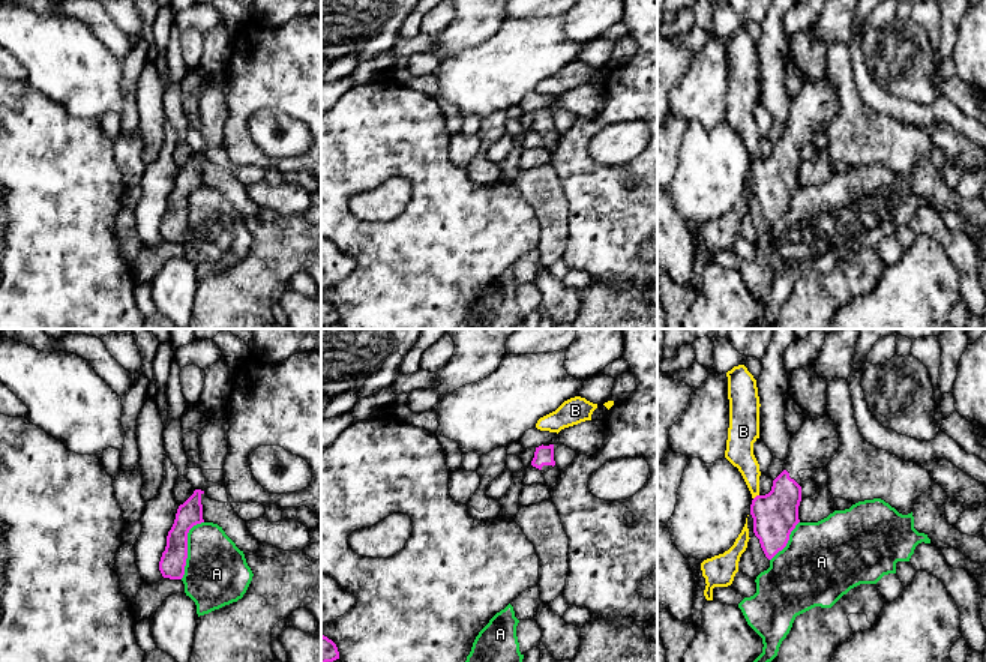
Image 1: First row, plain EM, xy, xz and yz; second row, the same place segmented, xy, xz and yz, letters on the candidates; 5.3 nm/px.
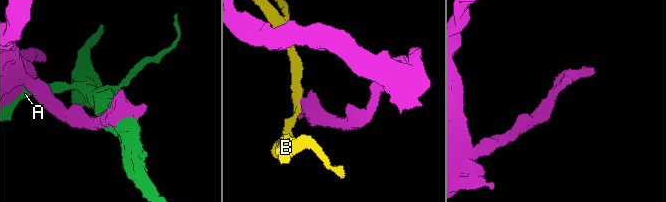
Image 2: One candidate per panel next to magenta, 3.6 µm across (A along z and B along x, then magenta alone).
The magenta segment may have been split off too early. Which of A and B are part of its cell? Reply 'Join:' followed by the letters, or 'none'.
Join: none

